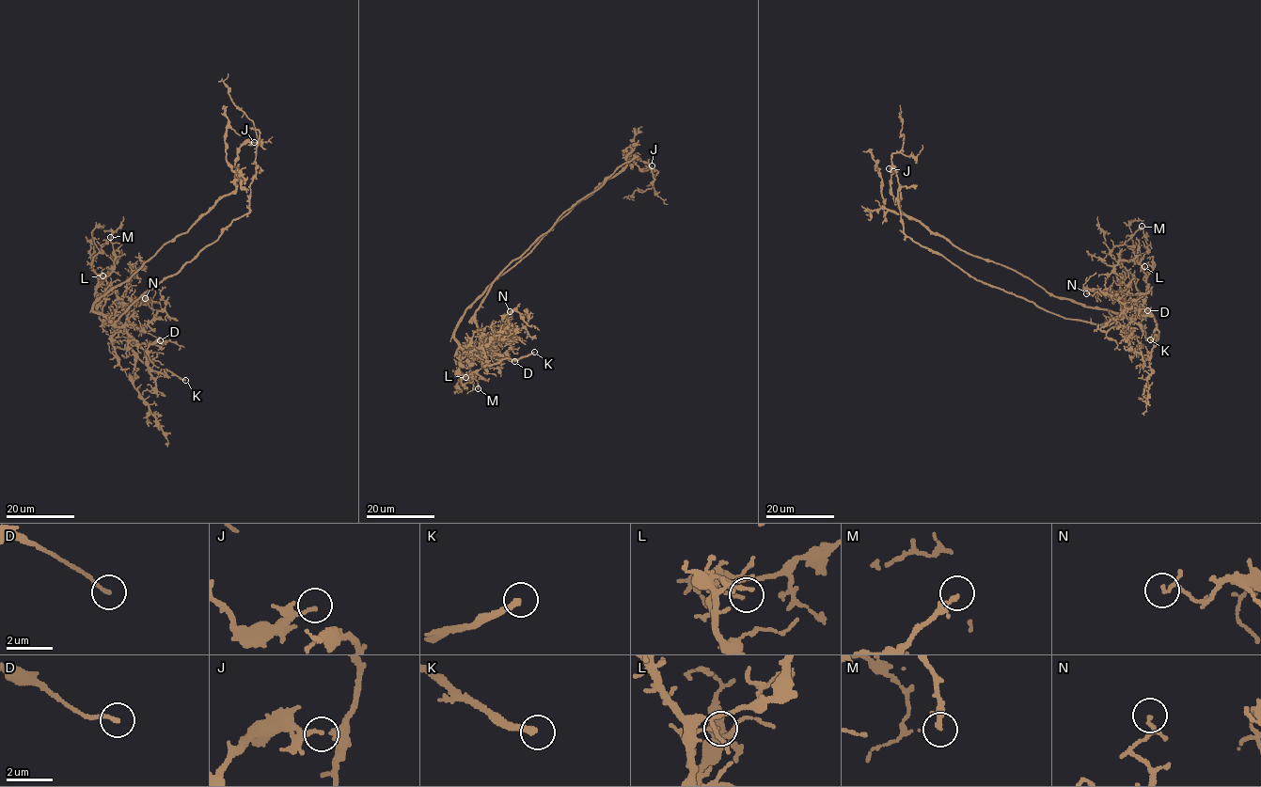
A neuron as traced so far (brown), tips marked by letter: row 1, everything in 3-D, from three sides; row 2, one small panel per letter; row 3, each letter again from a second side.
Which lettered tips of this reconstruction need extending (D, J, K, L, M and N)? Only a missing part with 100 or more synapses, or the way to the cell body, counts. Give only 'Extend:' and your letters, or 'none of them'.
Extend: K

